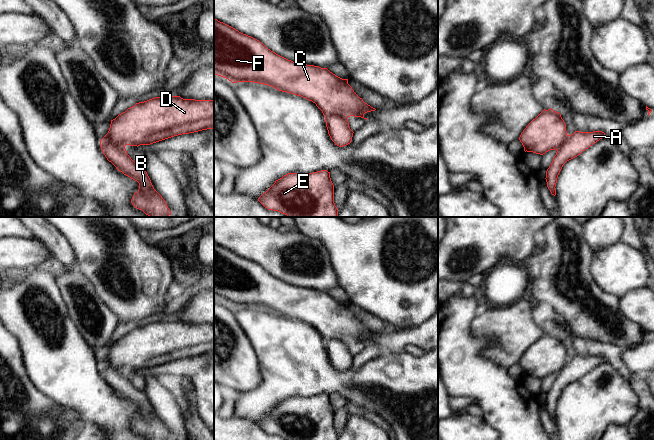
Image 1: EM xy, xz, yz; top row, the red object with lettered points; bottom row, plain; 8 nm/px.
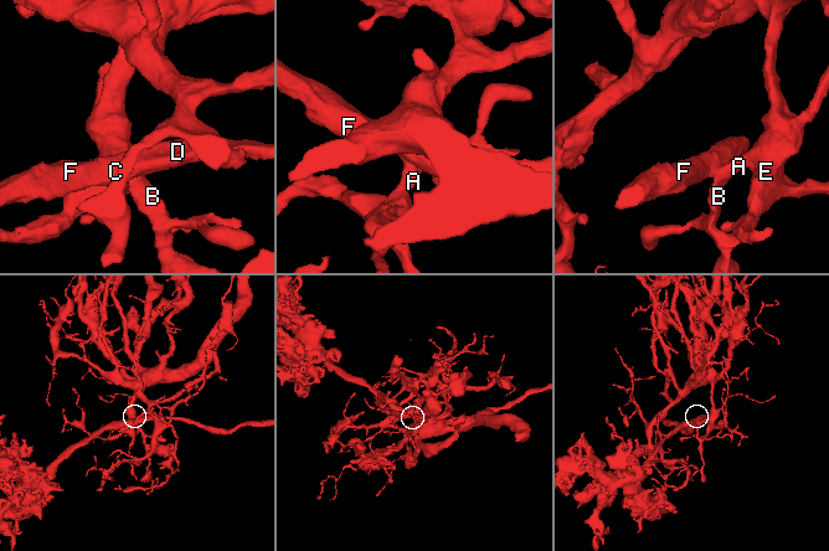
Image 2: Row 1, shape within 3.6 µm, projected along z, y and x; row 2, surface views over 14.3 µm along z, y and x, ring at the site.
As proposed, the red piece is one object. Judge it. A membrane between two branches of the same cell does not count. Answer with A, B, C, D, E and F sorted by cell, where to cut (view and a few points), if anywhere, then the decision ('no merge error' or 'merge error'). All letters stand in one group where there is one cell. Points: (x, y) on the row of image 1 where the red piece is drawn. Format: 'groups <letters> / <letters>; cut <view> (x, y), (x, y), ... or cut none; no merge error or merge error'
groups A B E / C D F; cut xy (101, 145), (105, 142), (112, 142), (124, 147); merge error

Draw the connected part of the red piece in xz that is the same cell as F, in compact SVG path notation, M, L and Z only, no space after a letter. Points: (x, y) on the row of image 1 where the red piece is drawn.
M214 18L214 75L228 79L232 83L254 82L271 86L279 91L291 93L312 101L322 111L326 117L328 115L339 115L344 117L364 117L367 112L376 109L368 105L360 98L348 84L348 79L342 79L327 68L319 66L302 64L288 60L268 49L259 40L243 34L235 28L218 21Z

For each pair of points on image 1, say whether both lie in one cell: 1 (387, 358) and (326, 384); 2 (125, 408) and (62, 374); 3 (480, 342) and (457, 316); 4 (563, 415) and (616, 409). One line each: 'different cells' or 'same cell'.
1: same cell
2: same cell
3: same cell
4: same cell

